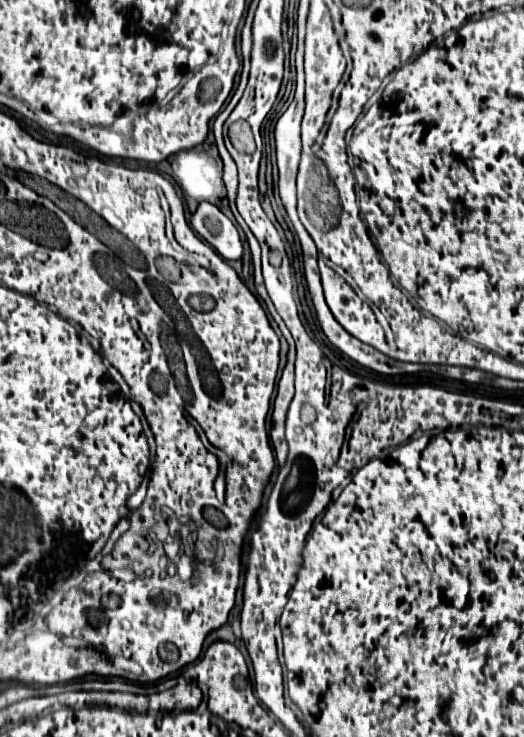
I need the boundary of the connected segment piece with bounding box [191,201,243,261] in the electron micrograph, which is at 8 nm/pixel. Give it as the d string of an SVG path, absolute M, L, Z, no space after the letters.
M203 201L191 215L191 225L223 259L241 259L243 243L237 229L213 203Z

